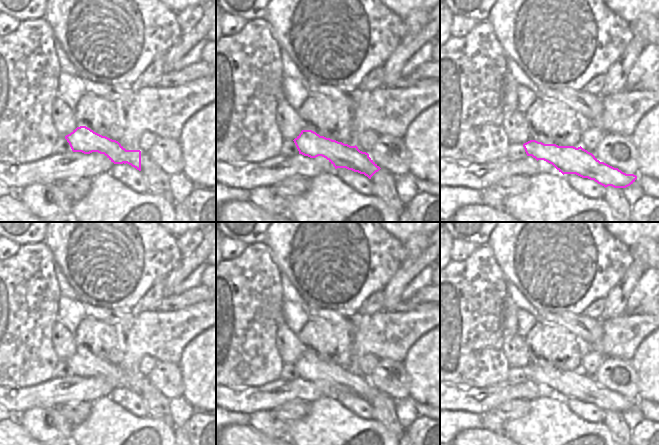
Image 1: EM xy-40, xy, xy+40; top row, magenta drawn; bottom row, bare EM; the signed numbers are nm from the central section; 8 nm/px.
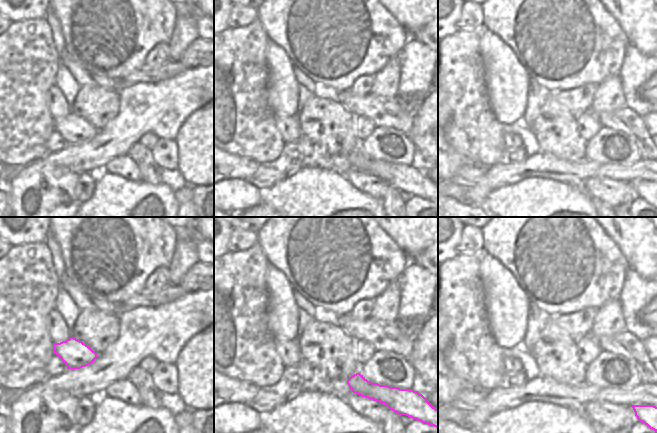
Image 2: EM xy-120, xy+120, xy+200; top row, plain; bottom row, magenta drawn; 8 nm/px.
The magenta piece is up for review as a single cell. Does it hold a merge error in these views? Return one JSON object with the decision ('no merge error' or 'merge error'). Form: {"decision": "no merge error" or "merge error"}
{"decision": "no merge error"}

